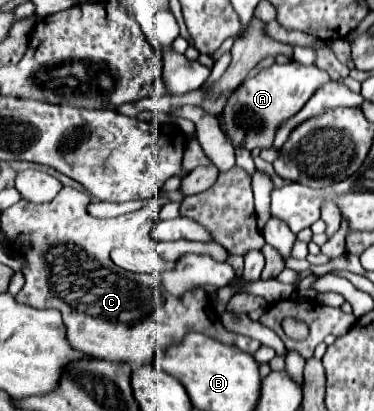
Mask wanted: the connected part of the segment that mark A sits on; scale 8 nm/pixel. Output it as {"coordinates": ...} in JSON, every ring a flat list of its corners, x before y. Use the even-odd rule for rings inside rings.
{"coordinates":[[288,61,284,65,270,65,266,69,262,69,256,77,252,79,246,79,234,93,232,97,228,99,224,111,222,111,222,119,226,121,224,123,224,131,228,133,232,145,244,145,246,149,254,149,254,147,260,147,260,149,266,149,266,147,272,147,272,141,274,141,274,133,276,133,276,127,296,115,304,105,306,101,322,87,330,81,328,73,318,69,316,65,312,67,306,67,306,65,300,65,298,61],[250,131,256,131,256,143,248,139,248,133]]}

